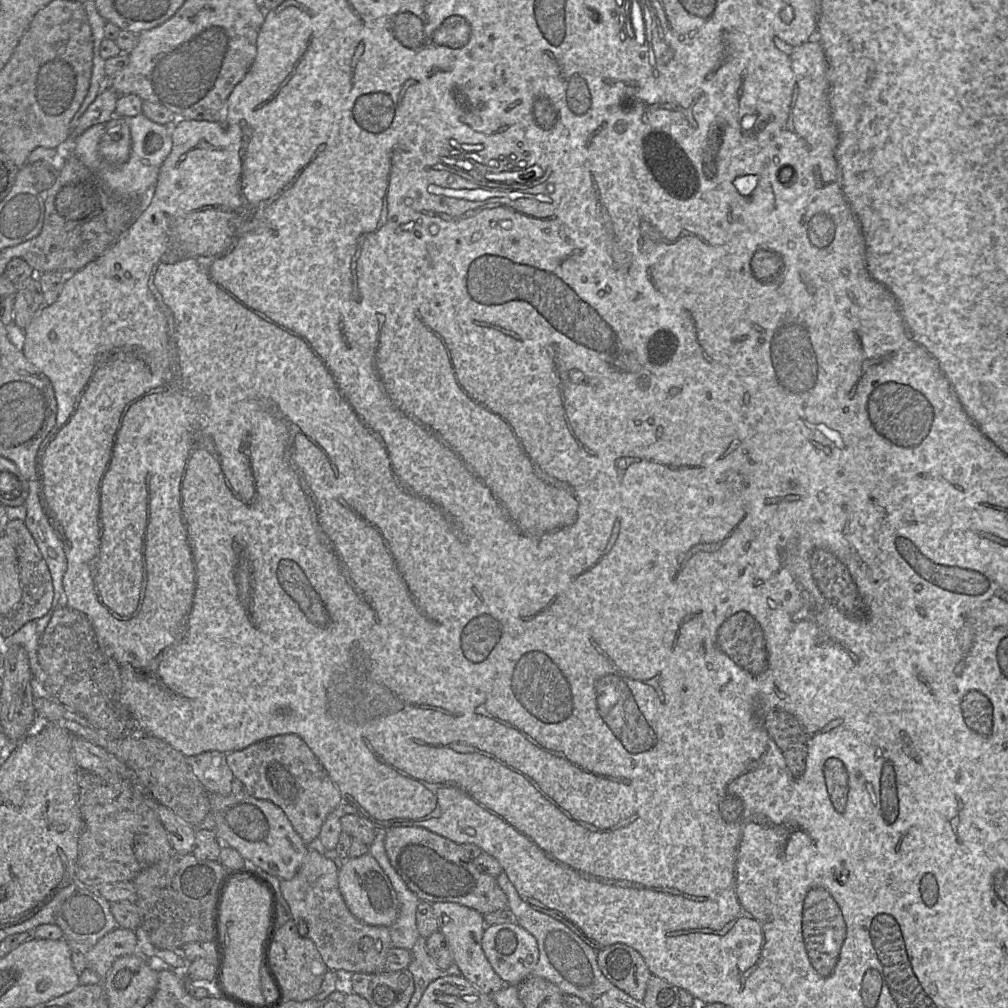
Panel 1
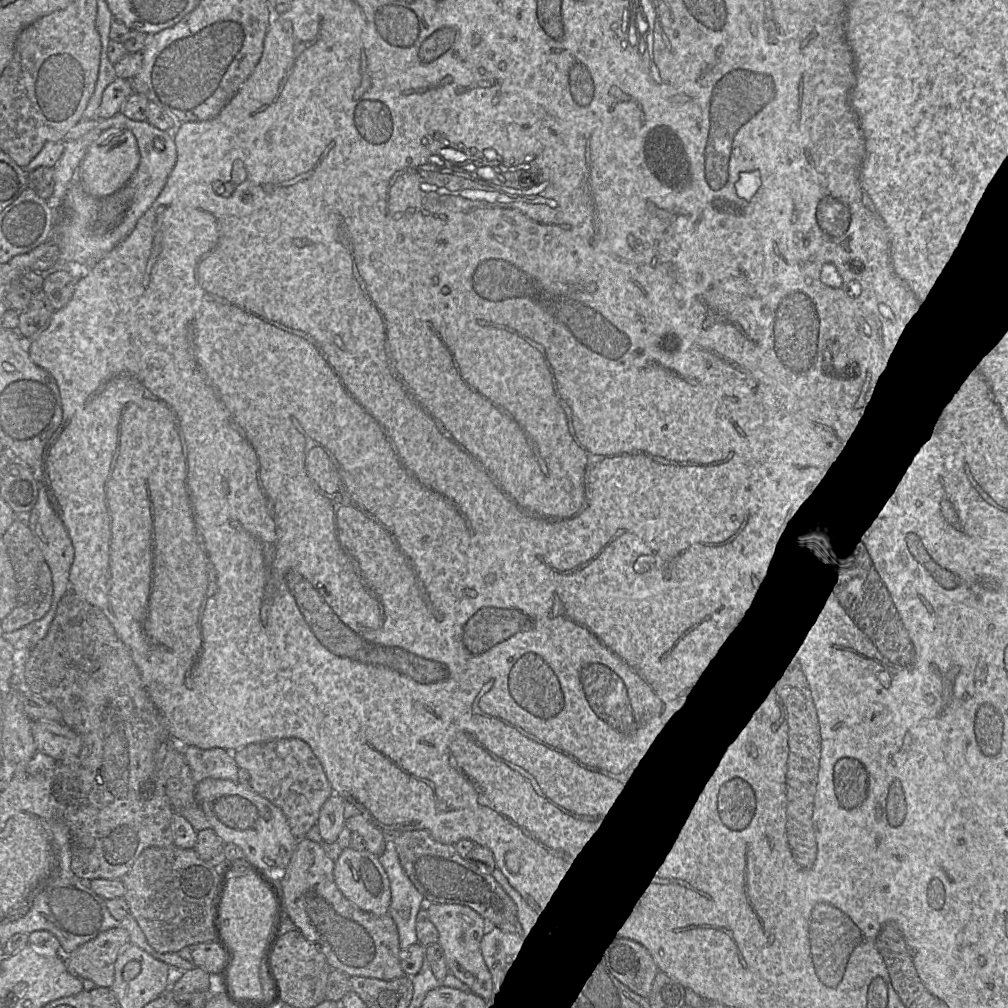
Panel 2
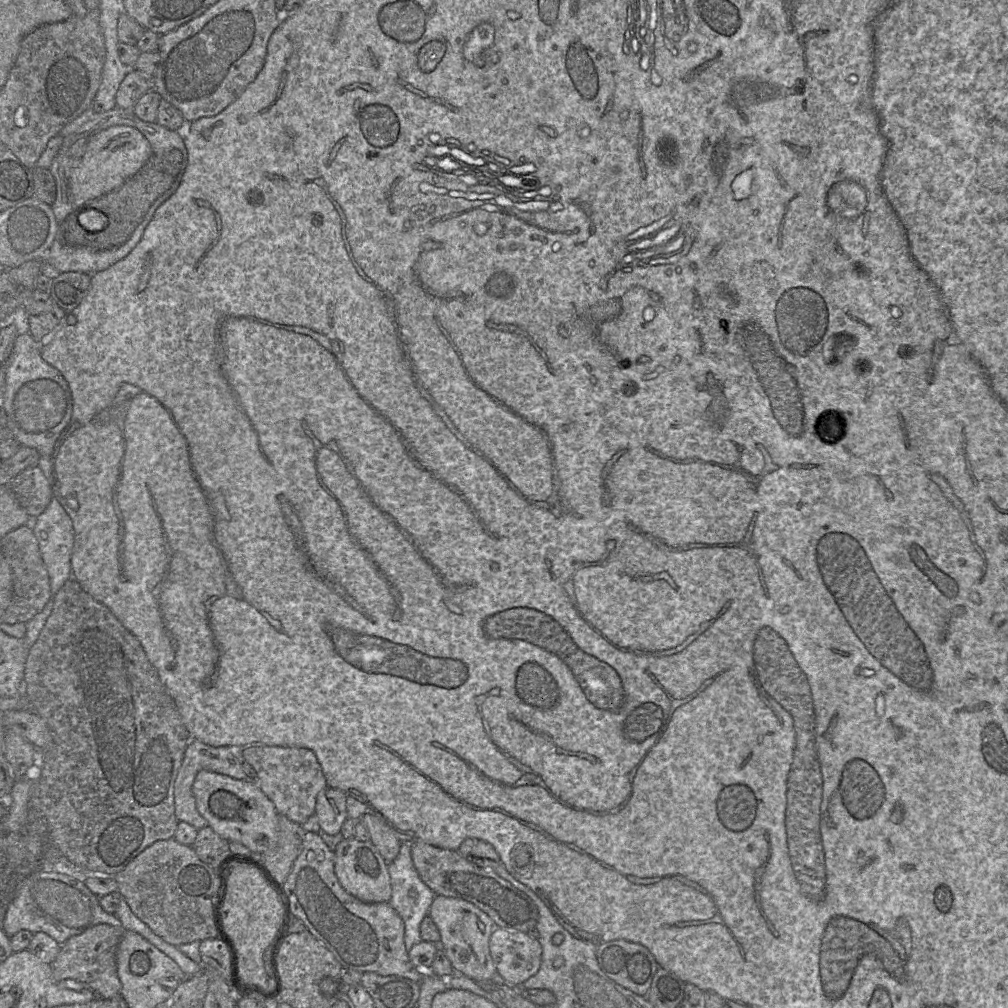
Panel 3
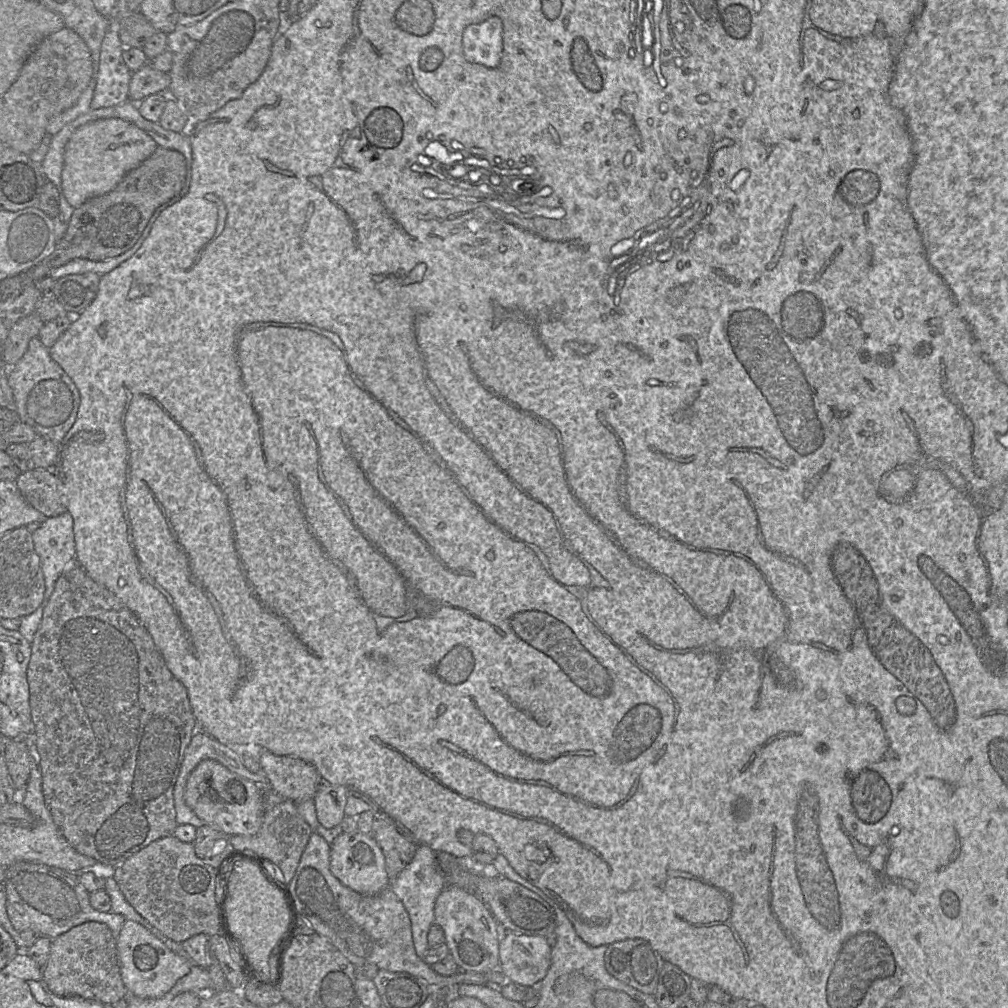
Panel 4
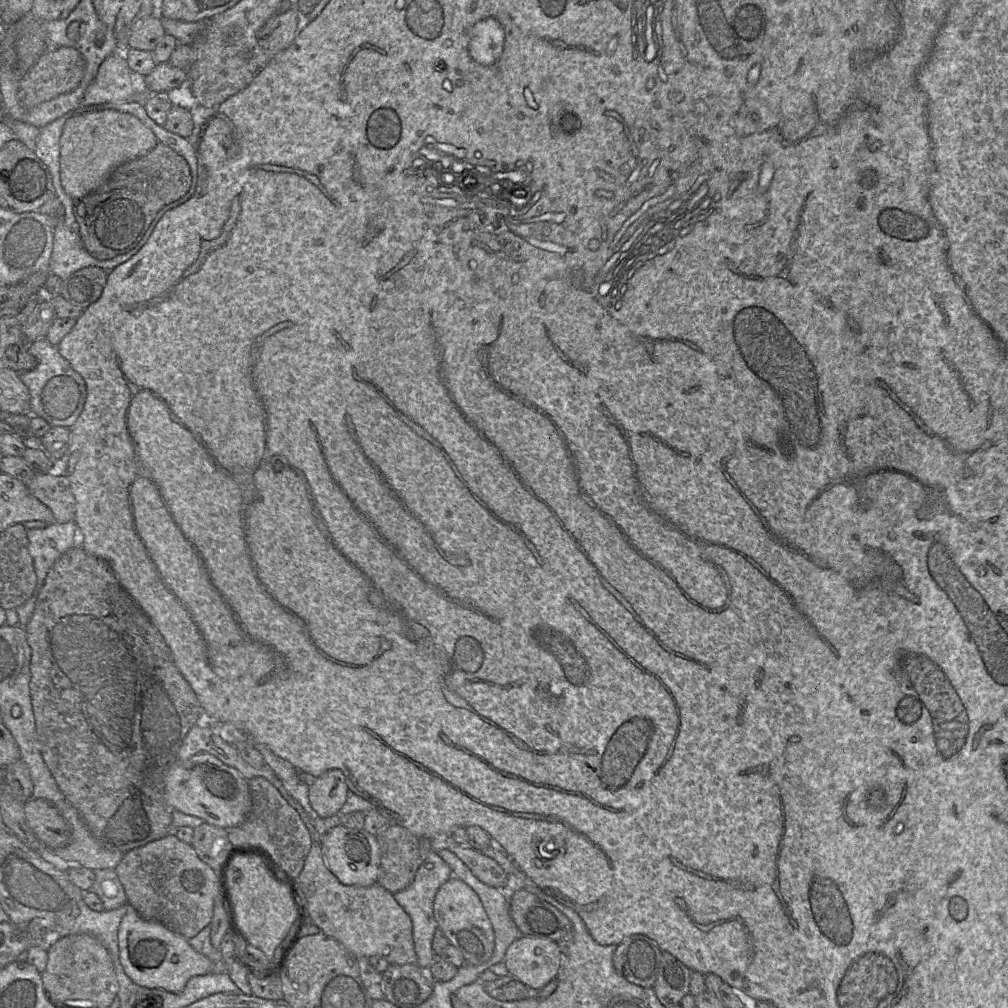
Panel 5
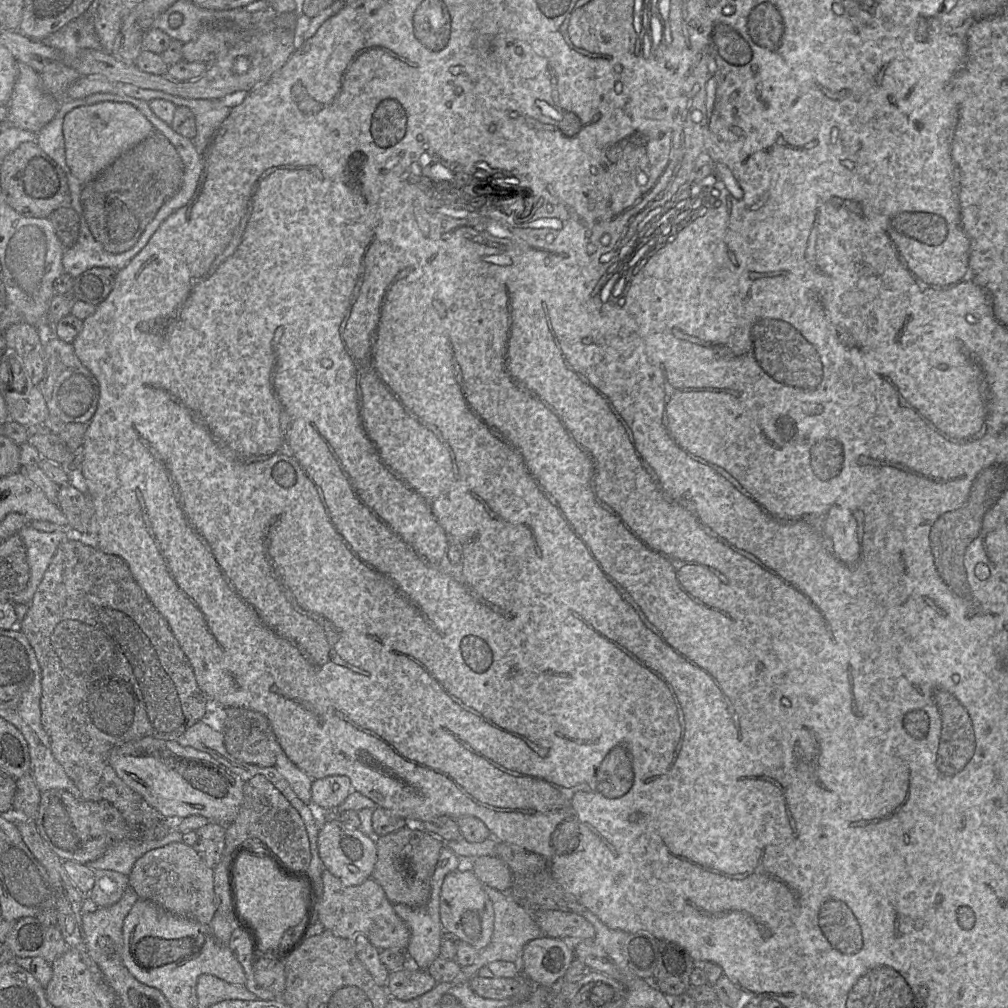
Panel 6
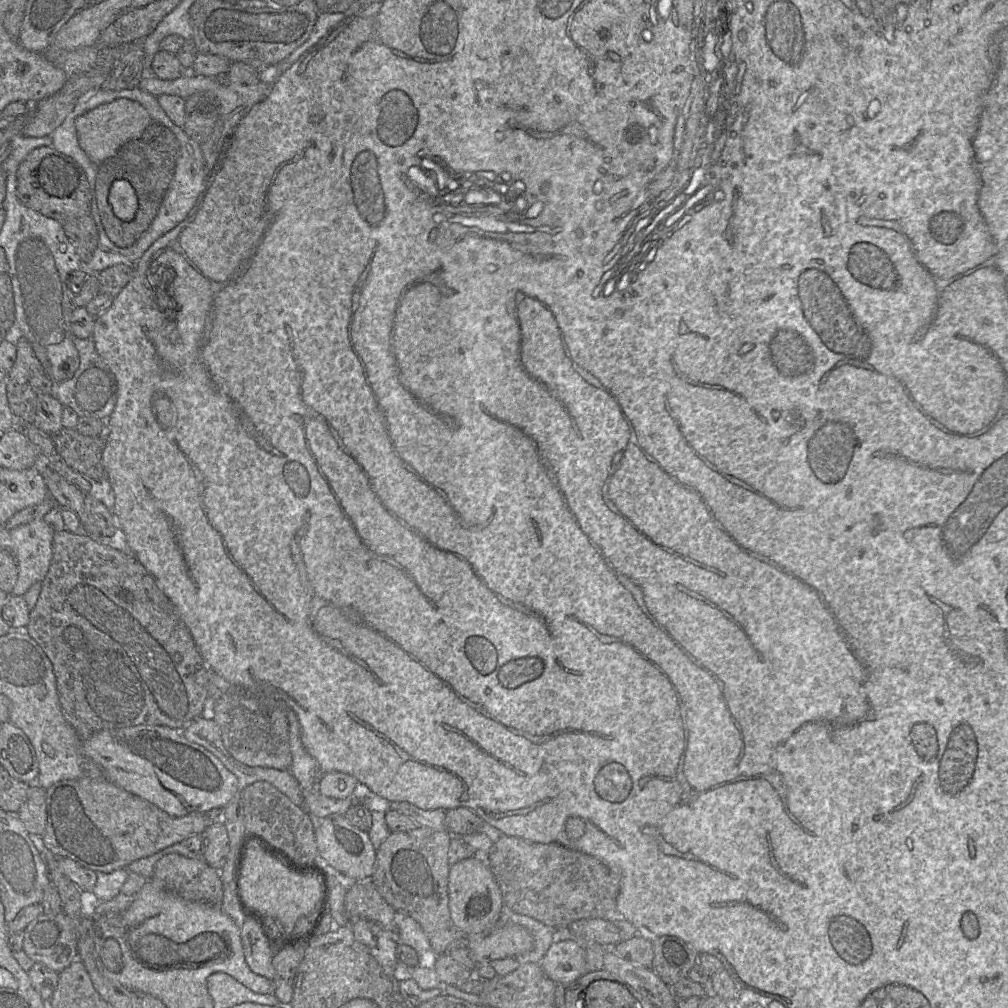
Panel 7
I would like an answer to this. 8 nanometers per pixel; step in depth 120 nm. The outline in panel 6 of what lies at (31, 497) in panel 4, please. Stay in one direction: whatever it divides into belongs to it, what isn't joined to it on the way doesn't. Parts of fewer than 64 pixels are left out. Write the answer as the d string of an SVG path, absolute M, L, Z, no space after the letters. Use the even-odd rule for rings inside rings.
M71 483L60 485L57 505L68 520L69 527L85 532L94 515L94 505L87 494L83 494Z

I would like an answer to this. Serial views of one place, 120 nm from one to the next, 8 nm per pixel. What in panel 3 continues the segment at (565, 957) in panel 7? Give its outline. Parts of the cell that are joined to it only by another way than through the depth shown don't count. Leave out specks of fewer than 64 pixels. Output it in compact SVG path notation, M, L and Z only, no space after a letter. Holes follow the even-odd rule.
M497 927L490 936L489 951L496 973L513 987L522 985L541 966L542 946L534 934Z

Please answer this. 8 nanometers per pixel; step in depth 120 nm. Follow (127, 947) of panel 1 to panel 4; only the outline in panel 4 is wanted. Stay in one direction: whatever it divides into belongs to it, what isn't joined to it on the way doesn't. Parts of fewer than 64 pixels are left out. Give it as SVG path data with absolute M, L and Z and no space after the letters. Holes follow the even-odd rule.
M87 922L53 939L48 960L42 969L43 979L48 988L59 997L80 996L99 1000L104 1005L113 1005L128 993L120 975L117 939L113 936L110 928L103 923Z

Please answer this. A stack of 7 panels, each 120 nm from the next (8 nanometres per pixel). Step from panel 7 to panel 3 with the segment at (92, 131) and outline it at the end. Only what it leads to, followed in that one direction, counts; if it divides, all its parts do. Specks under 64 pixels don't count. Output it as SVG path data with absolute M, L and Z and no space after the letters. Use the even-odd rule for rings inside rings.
M117 125L93 135L86 145L82 158L70 174L69 188L75 210L88 201L120 188L141 170L152 155L149 141L133 127Z

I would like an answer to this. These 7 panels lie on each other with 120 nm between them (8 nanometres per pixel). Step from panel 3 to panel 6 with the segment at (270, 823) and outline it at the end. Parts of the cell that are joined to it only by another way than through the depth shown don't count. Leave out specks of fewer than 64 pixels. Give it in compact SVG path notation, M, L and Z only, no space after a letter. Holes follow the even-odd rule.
M143 737L115 746L110 751L108 761L124 783L140 794L164 818L182 819L199 815L208 818L210 822L229 825L235 821L243 801L245 782L237 774L208 753L190 746L181 746L178 741Z

